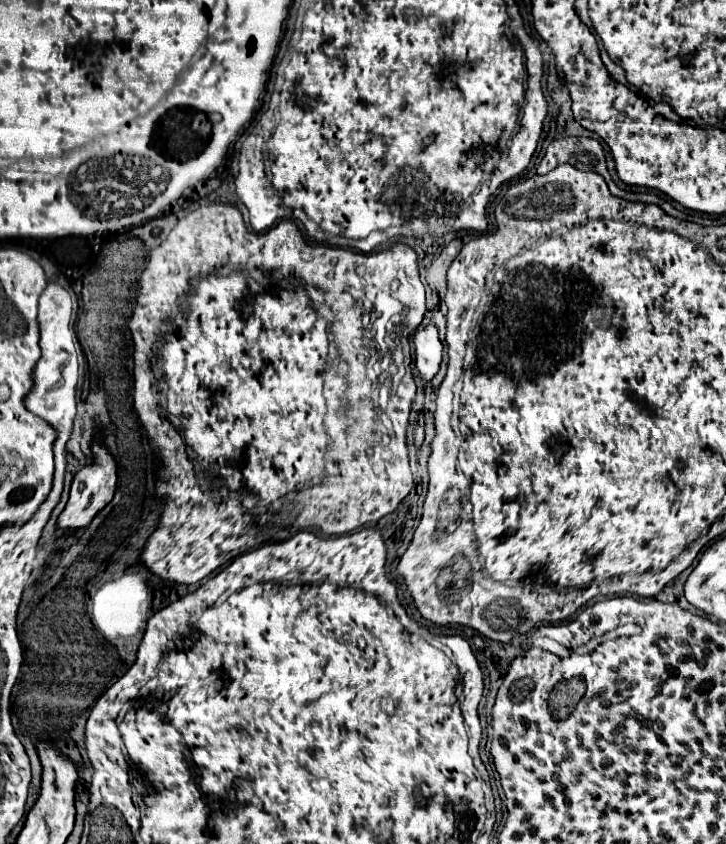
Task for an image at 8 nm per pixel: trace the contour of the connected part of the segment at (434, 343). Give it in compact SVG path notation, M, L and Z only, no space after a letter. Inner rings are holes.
M433 323L421 327L415 333L415 367L423 379L423 383L431 383L439 371L443 359L443 347Z

